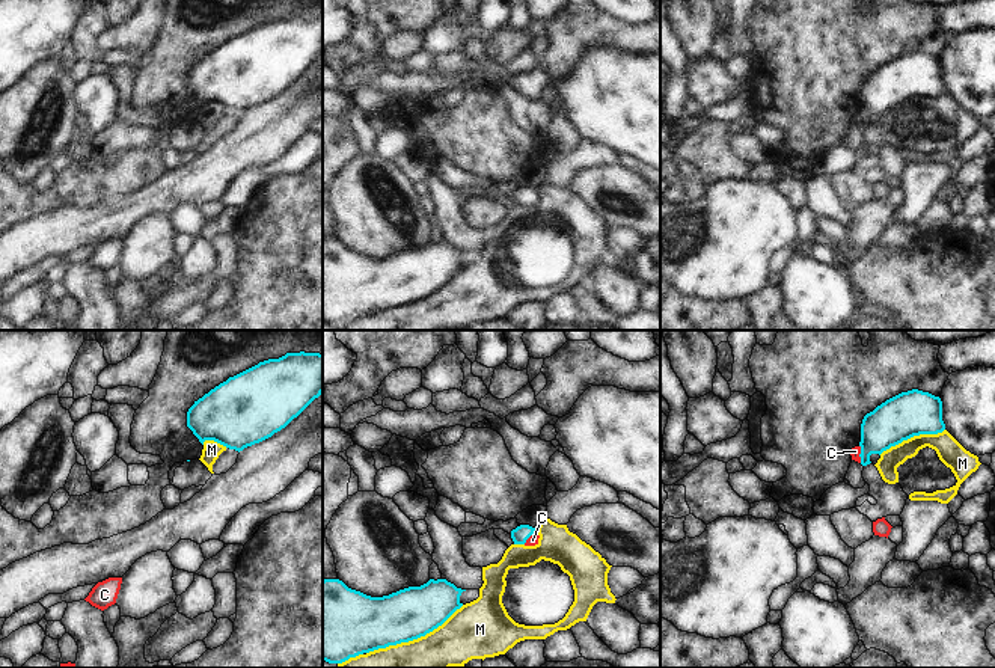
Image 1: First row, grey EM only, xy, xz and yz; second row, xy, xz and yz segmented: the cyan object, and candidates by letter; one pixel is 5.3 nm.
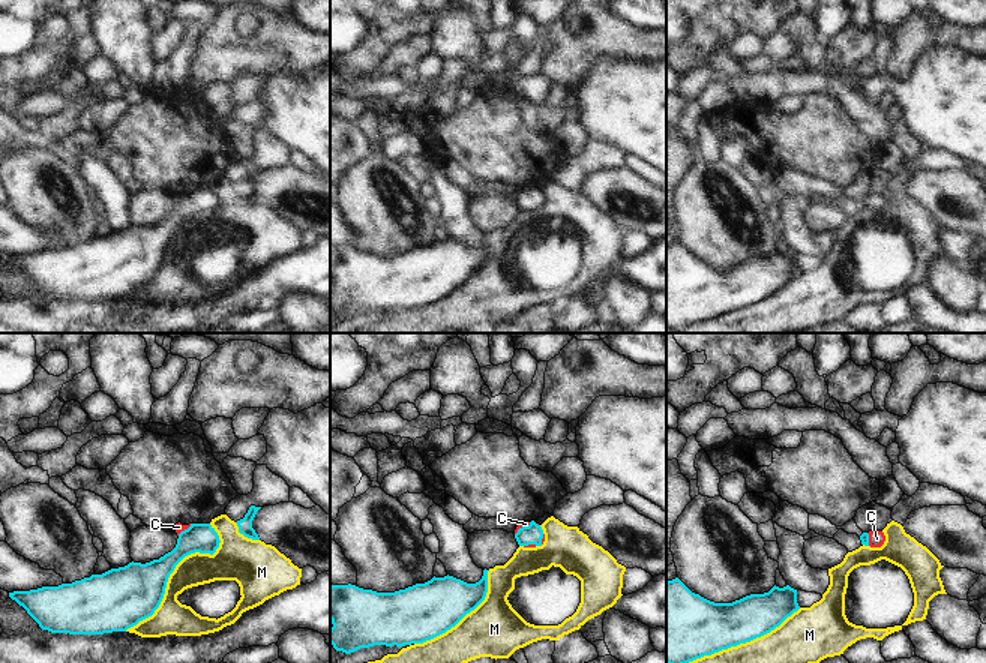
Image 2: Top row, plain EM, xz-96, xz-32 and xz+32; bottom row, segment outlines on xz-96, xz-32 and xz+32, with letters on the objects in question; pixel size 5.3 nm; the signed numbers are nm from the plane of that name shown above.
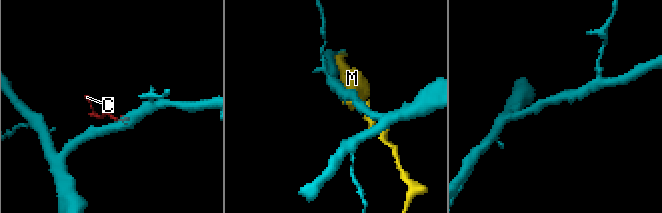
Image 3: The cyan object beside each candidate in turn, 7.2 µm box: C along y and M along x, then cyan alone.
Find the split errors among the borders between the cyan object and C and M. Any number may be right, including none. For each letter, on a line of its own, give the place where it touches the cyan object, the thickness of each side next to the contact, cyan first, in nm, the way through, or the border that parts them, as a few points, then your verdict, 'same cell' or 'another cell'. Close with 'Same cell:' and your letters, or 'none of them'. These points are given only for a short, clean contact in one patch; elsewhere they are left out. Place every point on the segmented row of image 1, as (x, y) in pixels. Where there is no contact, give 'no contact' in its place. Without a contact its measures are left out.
C: contact yz (860, 454); calibres 240 and 50 nm; way yz (891, 422), (860, 454), (855, 451); same cell
M: contact xz (415, 638); calibres 280 and 300 nm; another cell
Same cell: C

